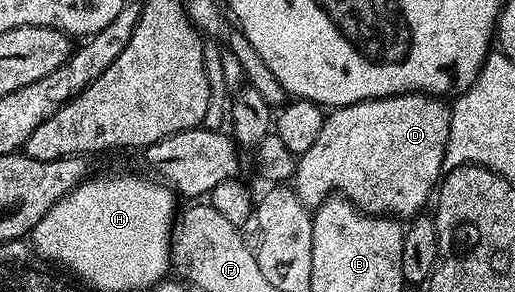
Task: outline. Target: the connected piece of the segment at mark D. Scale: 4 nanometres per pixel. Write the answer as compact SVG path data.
M407 93L405 95L393 95L392 97L384 97L383 99L365 99L359 103L353 103L347 107L333 108L325 116L322 122L320 134L316 137L316 141L312 141L312 145L306 152L298 156L298 167L294 171L292 186L294 192L300 197L300 201L311 209L320 206L325 199L337 193L343 199L353 203L359 211L365 211L367 215L389 215L391 217L413 217L423 210L422 207L426 202L431 202L432 196L435 194L436 188L439 186L440 180L444 174L442 162L444 161L444 153L448 145L448 129L450 128L450 107L447 106L441 98L433 95L423 95L421 93Z

